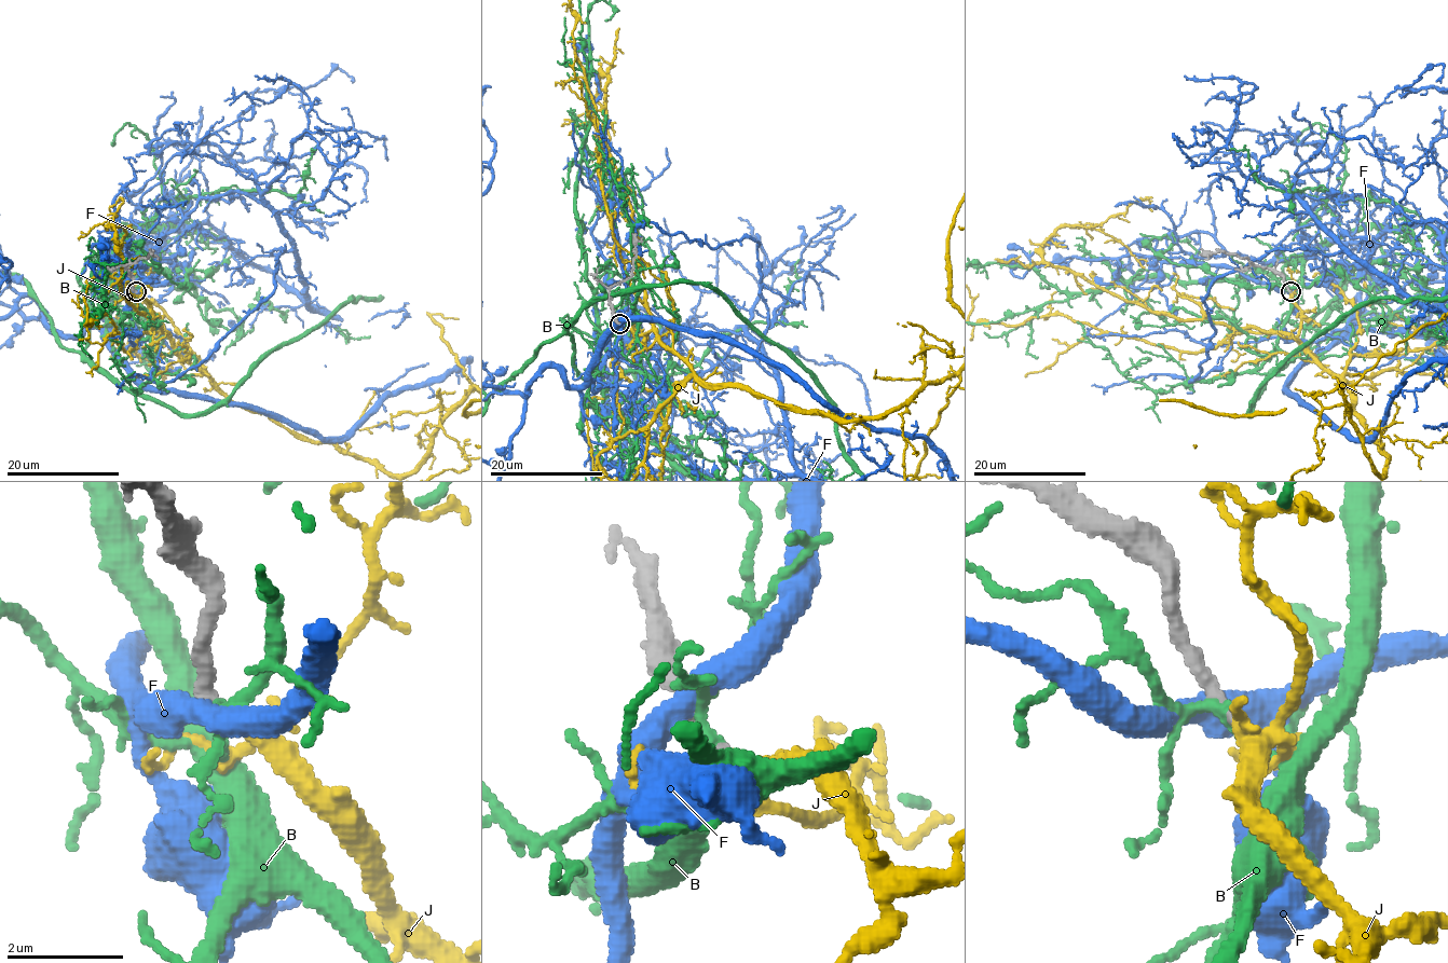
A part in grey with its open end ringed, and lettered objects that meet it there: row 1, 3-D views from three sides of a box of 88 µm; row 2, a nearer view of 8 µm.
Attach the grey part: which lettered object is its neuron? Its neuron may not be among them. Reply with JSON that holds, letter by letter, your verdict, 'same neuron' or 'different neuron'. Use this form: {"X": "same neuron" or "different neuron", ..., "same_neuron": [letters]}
{"B": "different neuron", "F": "different neuron", "J": "same neuron", "same_neuron": ["J"]}

